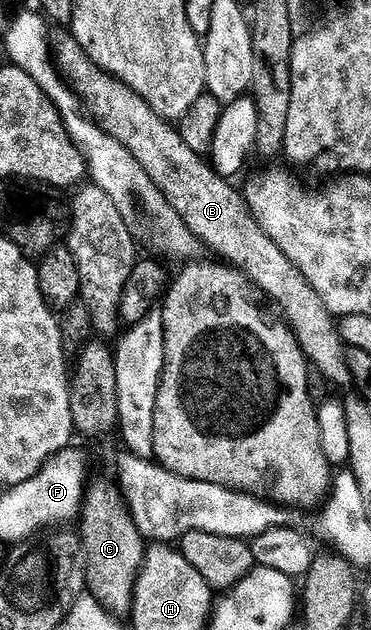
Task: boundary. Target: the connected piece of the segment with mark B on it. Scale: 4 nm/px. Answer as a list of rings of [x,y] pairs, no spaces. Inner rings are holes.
[[[64,35],[53,45],[53,60],[72,92],[79,97],[86,116],[99,125],[117,143],[121,143],[145,167],[145,175],[169,199],[177,215],[193,231],[195,238],[217,253],[228,266],[242,273],[248,282],[268,293],[287,312],[286,324],[290,326],[302,349],[311,349],[308,362],[315,369],[321,365],[339,365],[339,348],[344,346],[343,336],[337,328],[336,318],[325,307],[317,291],[301,275],[283,249],[265,235],[255,222],[246,196],[234,189],[232,182],[222,177],[202,156],[188,147],[174,124],[168,123],[153,107],[145,103],[125,83],[97,67],[83,54],[74,37]]]

